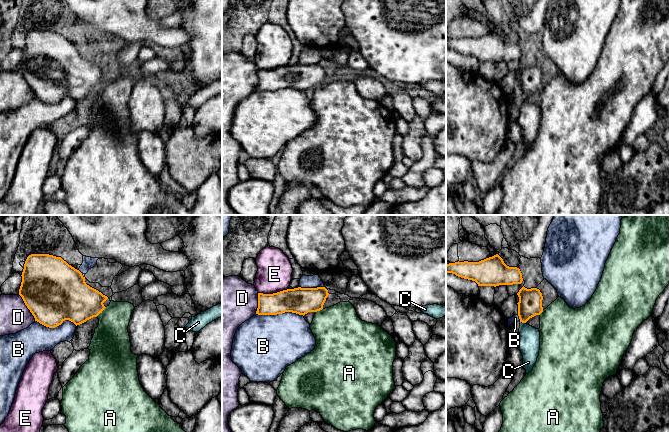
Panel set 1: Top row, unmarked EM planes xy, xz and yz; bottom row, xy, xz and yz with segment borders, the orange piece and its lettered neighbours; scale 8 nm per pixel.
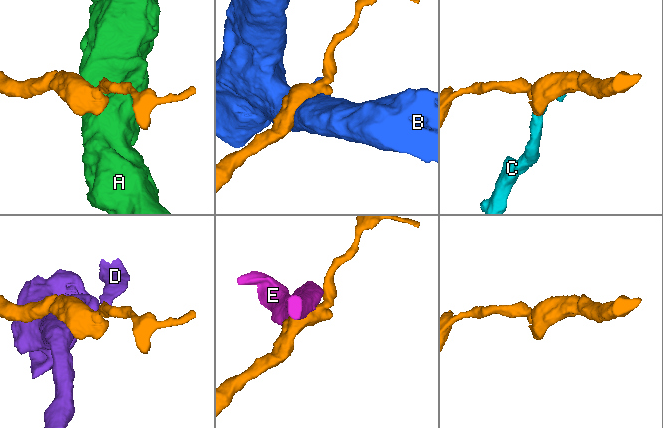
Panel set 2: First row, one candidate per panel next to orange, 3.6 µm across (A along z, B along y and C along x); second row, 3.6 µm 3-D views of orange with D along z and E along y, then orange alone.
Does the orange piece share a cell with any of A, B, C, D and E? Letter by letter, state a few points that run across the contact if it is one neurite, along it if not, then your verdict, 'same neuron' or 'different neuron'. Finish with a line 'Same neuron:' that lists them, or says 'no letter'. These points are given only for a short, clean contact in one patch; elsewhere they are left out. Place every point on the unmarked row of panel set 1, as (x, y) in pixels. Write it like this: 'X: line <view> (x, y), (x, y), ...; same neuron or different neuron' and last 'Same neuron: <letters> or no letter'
A: line xy (106, 83), (96, 92); different neuron
B: different neuron
C: line yz (530, 76), (523, 98), (523, 103), (529, 113); same neuron
D: different neuron
E: different neuron
Same neuron: C

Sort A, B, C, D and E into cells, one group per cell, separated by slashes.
A / B / C / D / E

